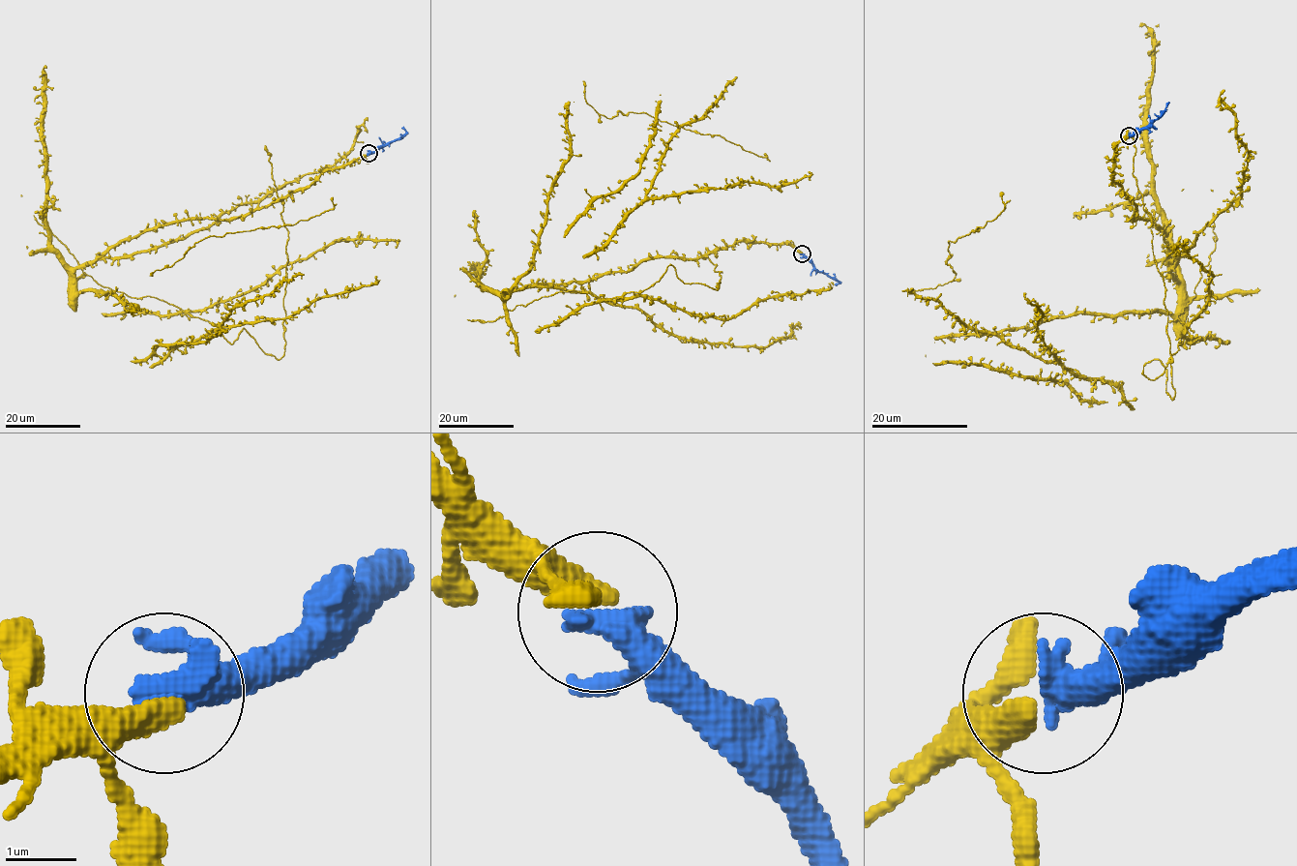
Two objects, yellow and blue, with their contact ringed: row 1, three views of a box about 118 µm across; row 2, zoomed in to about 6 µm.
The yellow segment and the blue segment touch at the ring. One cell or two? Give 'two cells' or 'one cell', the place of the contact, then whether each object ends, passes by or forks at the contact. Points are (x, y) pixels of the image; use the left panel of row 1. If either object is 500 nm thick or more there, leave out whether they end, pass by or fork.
one cell | (368, 153) | yellow ends | blue passes by

